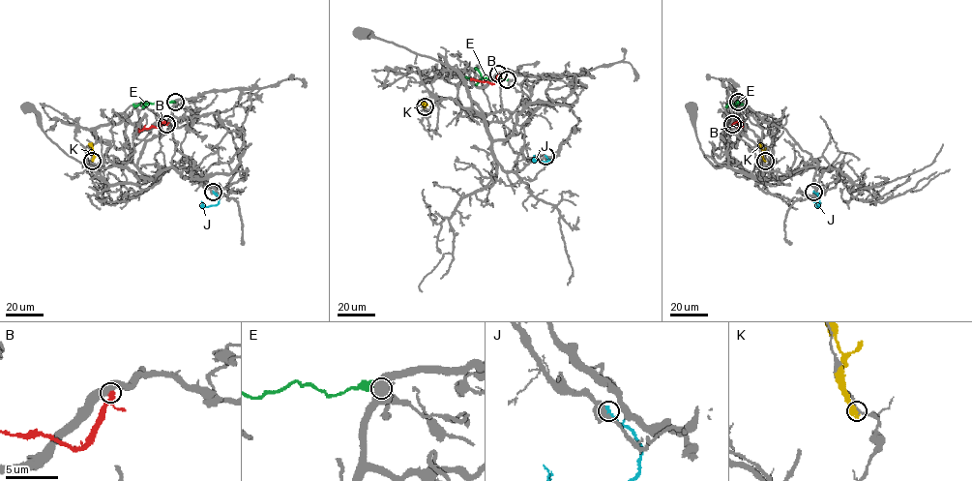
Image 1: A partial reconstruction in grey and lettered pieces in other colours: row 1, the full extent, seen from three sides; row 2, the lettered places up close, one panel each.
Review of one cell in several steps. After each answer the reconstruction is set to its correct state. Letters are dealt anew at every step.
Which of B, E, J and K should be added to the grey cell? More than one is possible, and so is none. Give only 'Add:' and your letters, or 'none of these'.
Add: none of these

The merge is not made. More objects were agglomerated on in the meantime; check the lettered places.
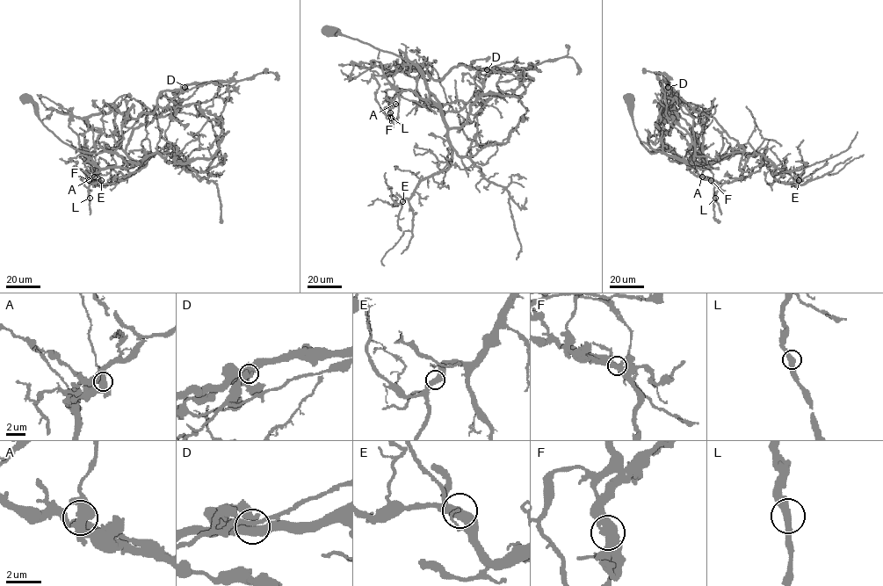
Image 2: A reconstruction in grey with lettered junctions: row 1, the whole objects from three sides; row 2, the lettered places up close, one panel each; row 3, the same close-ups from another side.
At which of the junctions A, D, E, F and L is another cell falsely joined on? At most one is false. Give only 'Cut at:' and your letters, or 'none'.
Cut at: none

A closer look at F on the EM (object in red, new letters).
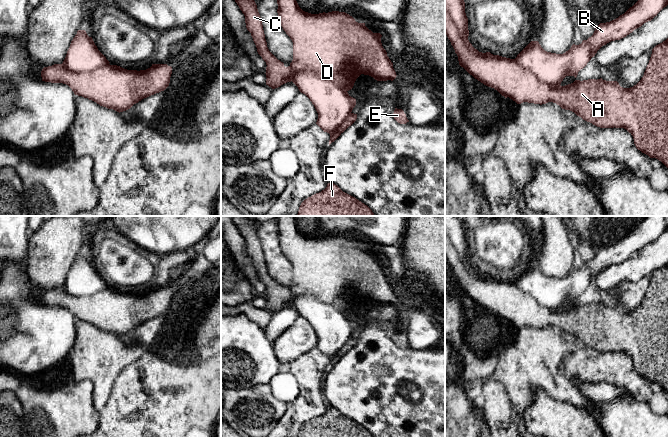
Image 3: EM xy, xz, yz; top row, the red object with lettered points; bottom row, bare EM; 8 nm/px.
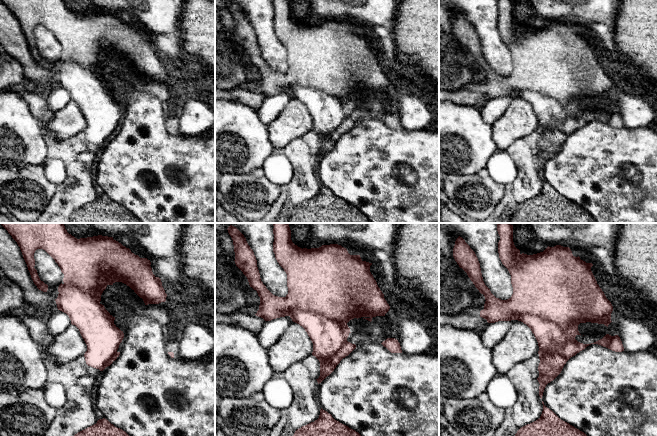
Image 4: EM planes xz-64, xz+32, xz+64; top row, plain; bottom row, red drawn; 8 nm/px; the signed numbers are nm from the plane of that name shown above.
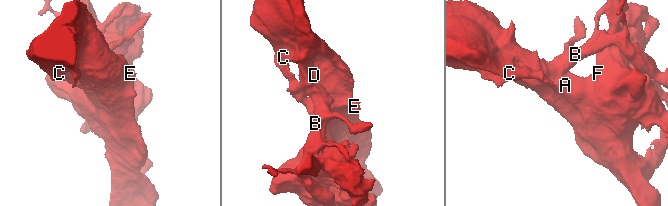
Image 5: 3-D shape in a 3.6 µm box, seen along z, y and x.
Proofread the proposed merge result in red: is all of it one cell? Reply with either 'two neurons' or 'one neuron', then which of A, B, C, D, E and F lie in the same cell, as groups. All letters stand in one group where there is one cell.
one neuron; groups A B C D E F

